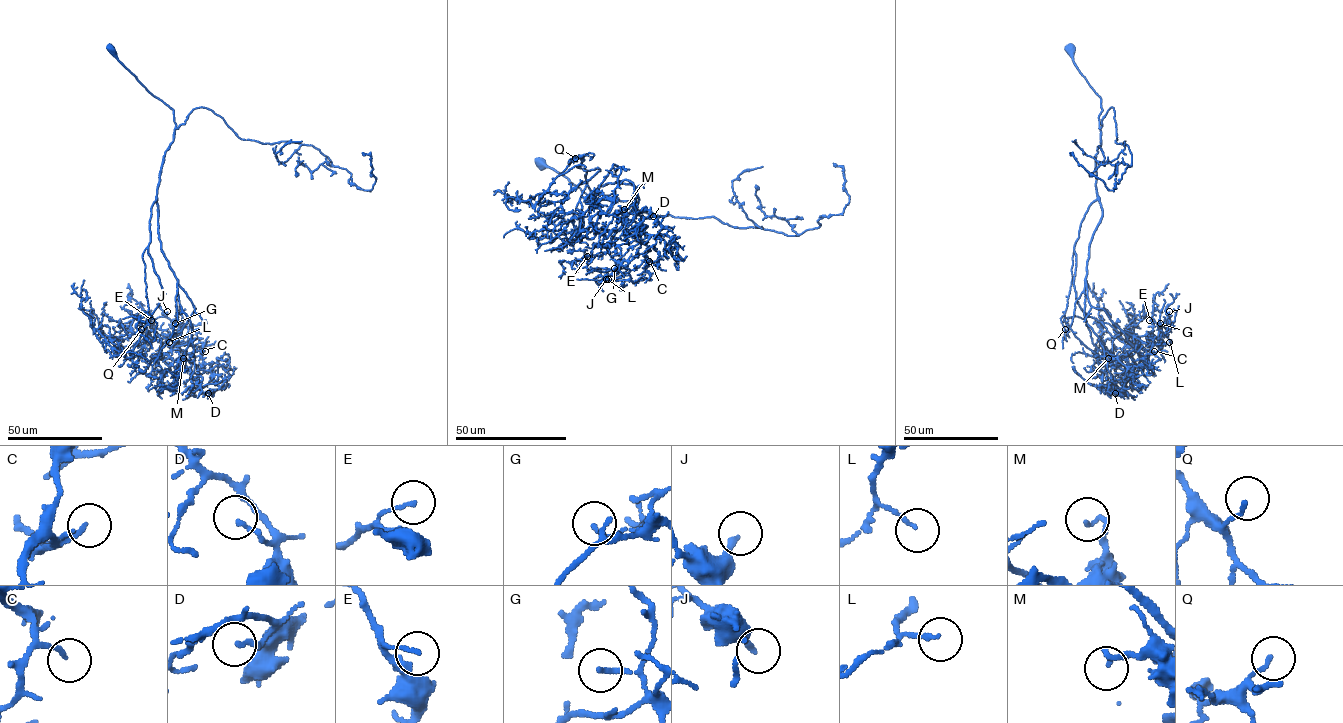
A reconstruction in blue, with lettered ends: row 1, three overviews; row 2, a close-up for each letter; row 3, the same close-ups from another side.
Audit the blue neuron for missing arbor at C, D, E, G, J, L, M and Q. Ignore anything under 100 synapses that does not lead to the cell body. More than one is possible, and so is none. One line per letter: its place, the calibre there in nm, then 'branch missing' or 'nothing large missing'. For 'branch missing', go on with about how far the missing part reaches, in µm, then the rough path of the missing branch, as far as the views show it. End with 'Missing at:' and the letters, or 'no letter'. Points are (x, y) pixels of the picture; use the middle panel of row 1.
C: (649, 261) | 150 nm | branch missing | 20 µm | (649, 261), (676, 279), (675, 285)
D: (653, 216) | 160 nm | nothing large missing
E: (587, 256) | 120 nm | nothing large missing
G: (614, 268) | 150 nm | nothing large missing
J: (606, 279) | 180 nm | nothing large missing
L: (608, 279) | 130 nm | nothing large missing
M: (624, 209) | 130 nm | nothing large missing
Q: (575, 158) | 120 nm | nothing large missing
Missing at: C

